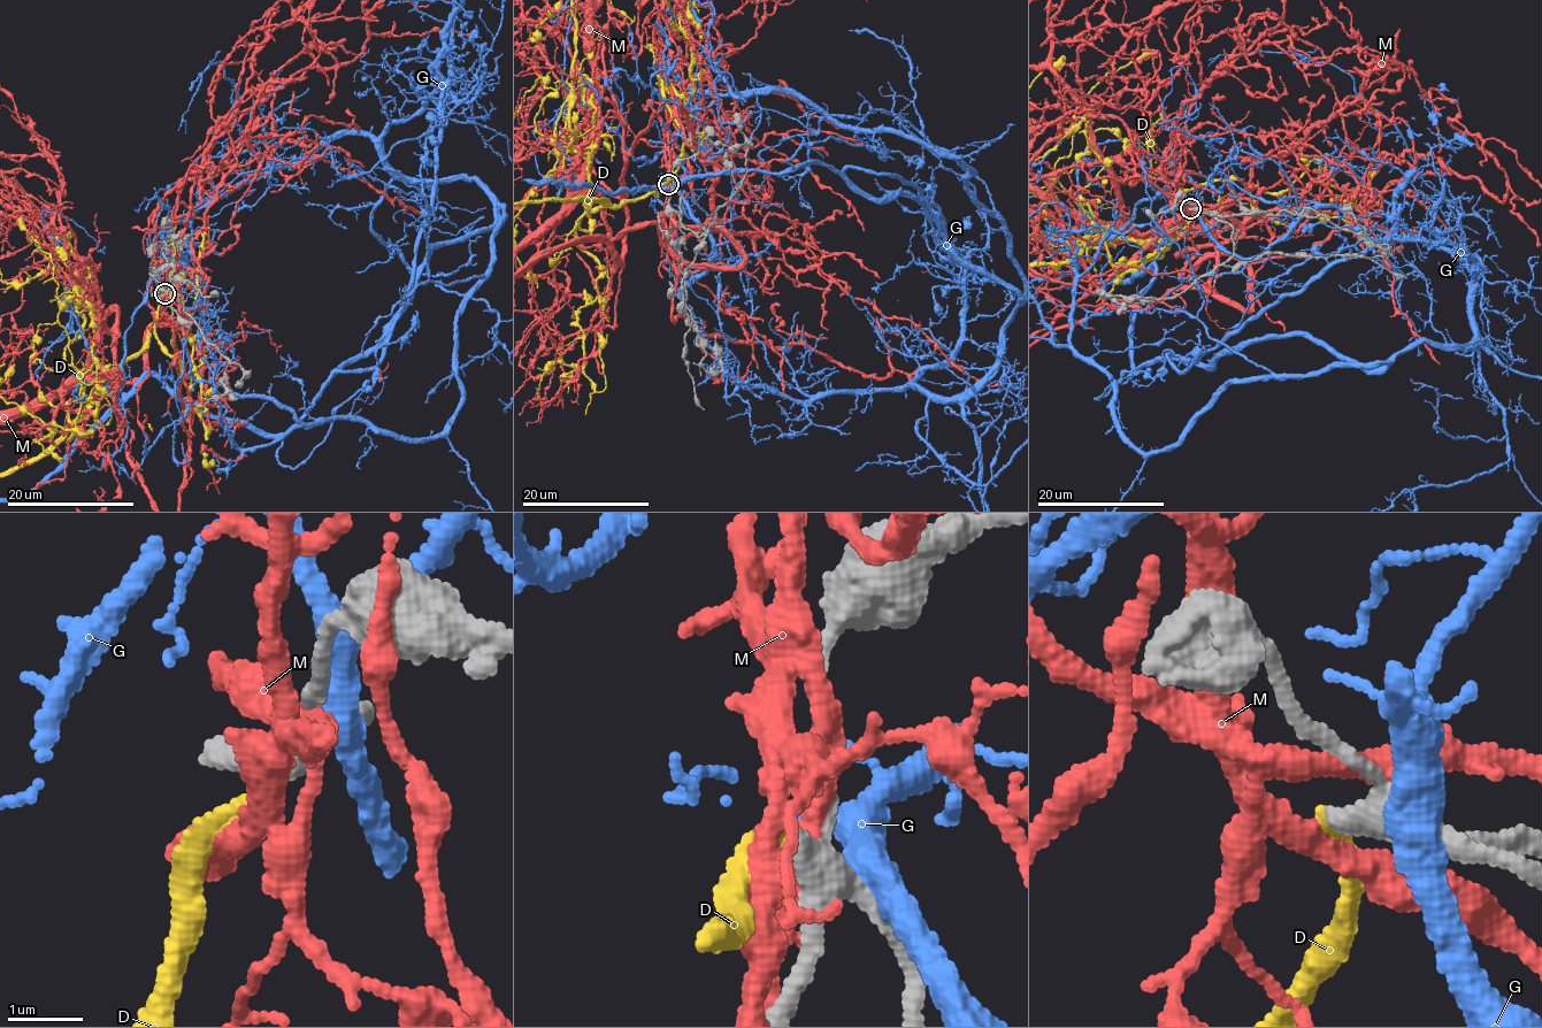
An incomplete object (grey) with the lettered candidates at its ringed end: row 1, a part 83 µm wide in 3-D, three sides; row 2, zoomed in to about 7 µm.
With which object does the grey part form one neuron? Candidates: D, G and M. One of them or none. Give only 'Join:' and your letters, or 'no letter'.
Join: D

